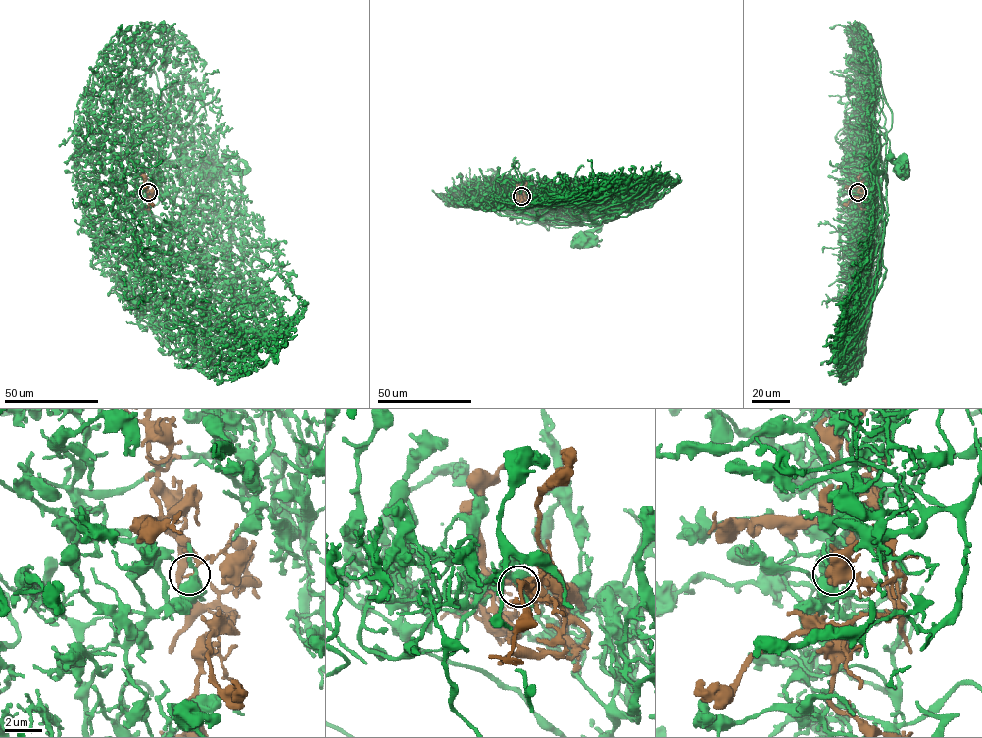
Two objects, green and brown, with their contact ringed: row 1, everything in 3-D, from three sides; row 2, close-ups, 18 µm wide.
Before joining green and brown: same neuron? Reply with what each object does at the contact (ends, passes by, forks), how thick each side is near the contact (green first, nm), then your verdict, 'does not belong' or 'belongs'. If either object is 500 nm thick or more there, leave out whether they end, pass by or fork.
green passes by; brown ends; calibres 480 and 140 nm; belongs

